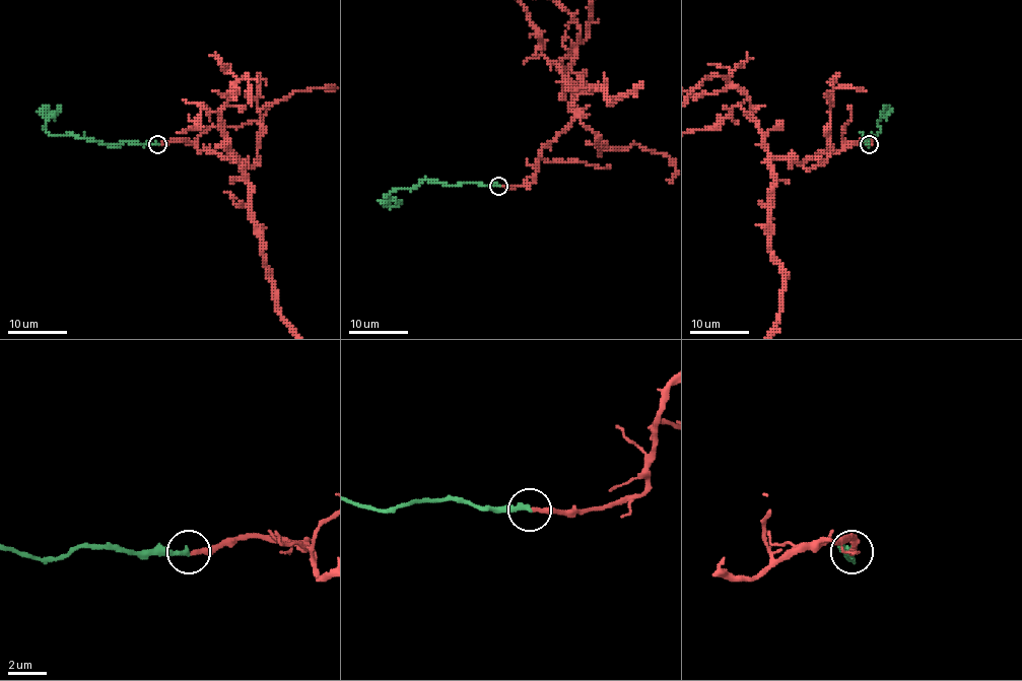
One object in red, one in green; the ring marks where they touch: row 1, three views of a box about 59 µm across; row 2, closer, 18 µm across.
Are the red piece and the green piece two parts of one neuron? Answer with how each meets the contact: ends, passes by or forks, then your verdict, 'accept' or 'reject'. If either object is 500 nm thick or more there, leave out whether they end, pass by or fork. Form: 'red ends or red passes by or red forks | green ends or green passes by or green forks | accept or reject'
red ends | green ends | accept

